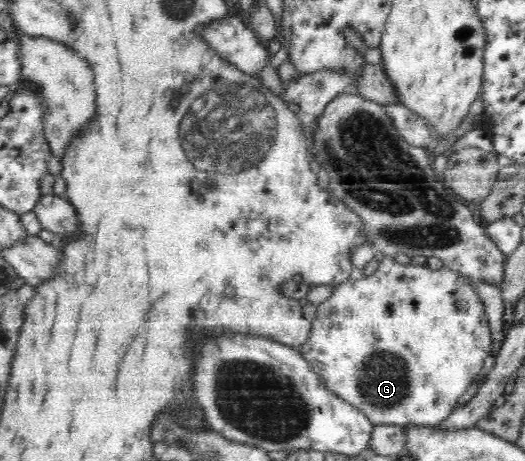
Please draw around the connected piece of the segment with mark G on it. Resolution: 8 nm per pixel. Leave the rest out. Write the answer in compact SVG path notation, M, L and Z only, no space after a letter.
M384 255L378 266L379 268L373 275L364 275L360 279L347 280L345 283L333 287L331 297L325 303L317 306L316 317L311 322L309 337L299 346L299 350L305 361L313 368L313 371L324 381L326 388L339 399L345 400L351 407L363 413L374 426L392 425L405 429L415 426L437 428L447 416L454 412L459 399L469 389L474 377L481 371L483 361L490 355L490 323L482 297L469 278L463 277L446 267L433 270L427 264L413 265L411 262L399 264L391 255Z

